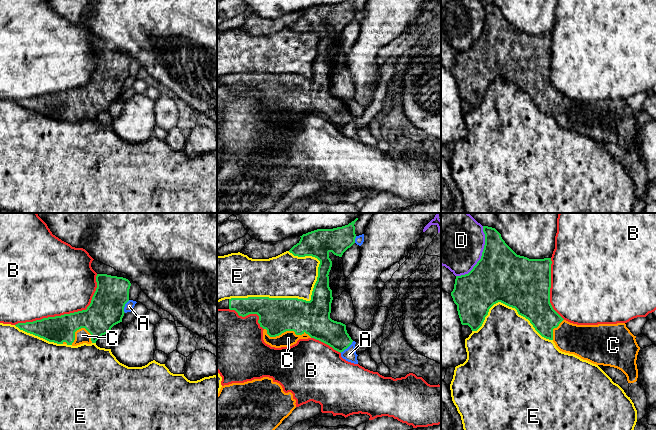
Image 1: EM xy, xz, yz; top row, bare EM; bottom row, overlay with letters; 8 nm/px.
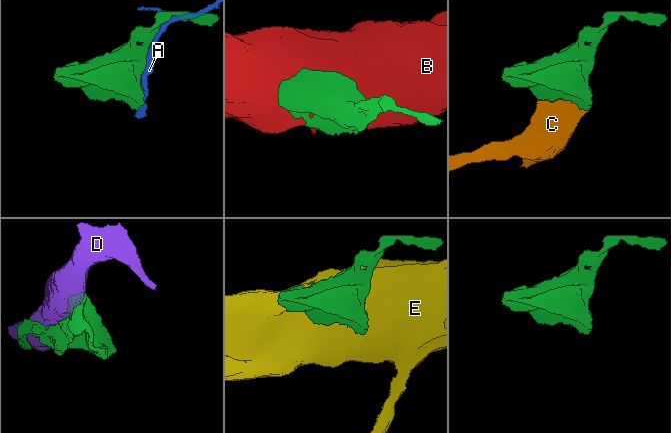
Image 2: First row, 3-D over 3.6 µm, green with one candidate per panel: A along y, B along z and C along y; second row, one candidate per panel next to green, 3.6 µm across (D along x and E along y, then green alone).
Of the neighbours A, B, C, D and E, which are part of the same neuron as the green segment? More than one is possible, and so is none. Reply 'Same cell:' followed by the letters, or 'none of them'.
Same cell: C

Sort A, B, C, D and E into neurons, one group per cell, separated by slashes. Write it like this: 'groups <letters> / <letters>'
groups A / B / C / D / E

